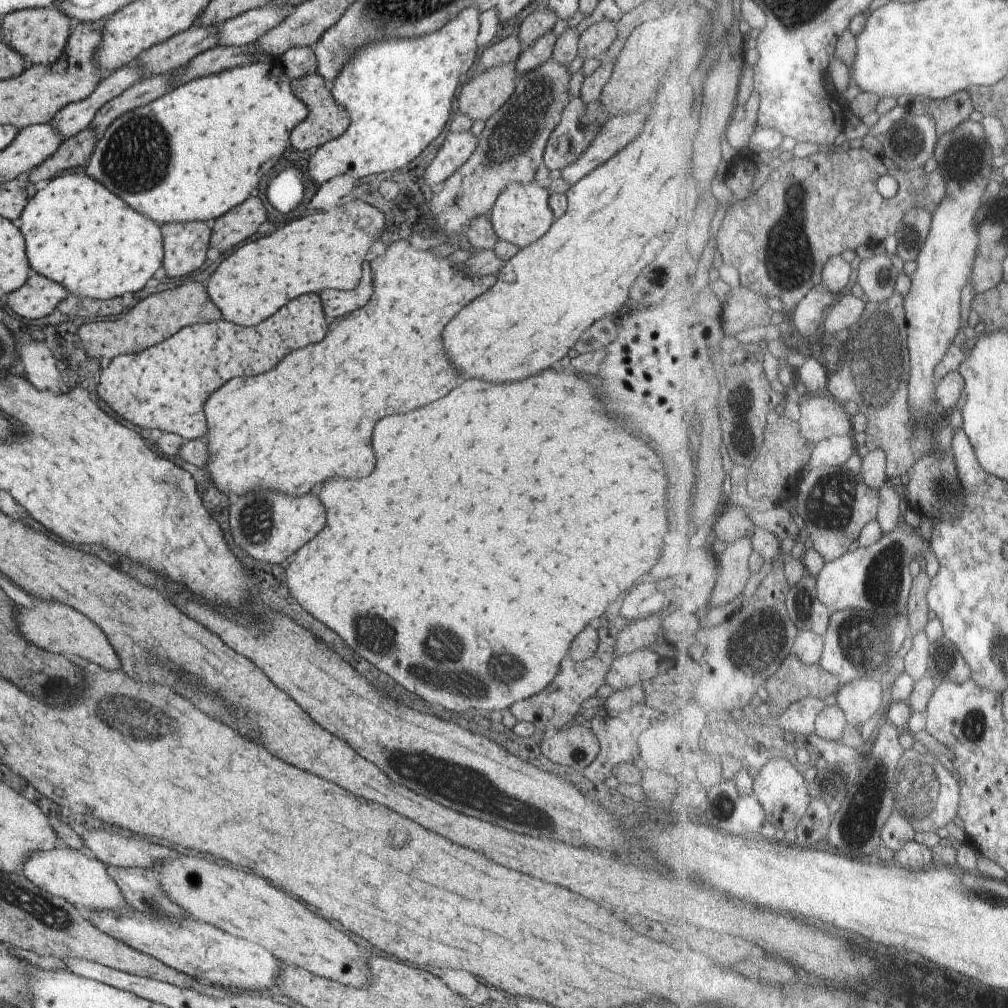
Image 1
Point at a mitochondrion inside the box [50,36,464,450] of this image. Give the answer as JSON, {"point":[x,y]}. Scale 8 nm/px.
{"point":[128,163]}

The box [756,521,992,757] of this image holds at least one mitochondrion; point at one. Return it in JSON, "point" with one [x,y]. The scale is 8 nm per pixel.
{"point":[863,645]}

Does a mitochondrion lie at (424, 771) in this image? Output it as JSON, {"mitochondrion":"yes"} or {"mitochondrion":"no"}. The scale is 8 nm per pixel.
{"mitochondrion":"yes"}

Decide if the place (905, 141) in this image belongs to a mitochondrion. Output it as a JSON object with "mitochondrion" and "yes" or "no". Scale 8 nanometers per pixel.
{"mitochondrion":"yes"}

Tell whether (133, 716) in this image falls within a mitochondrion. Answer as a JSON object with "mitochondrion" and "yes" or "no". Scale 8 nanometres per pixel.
{"mitochondrion":"yes"}

